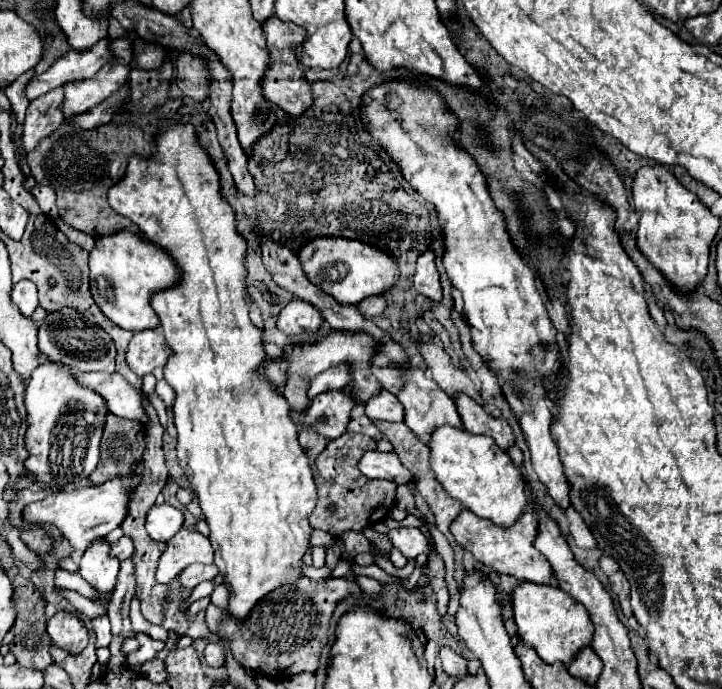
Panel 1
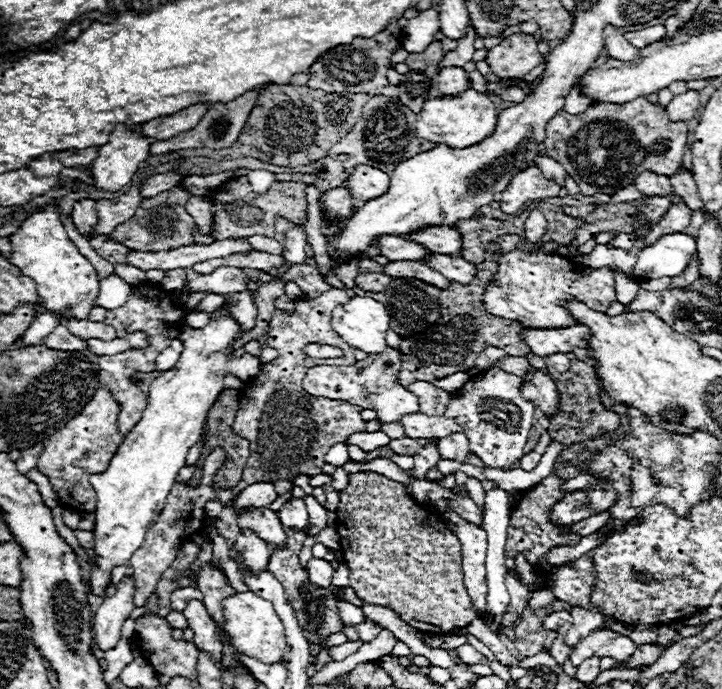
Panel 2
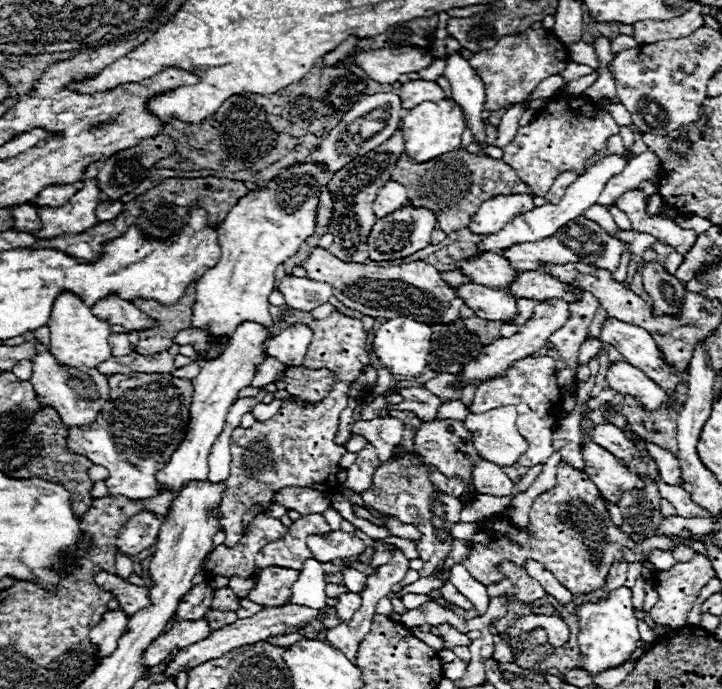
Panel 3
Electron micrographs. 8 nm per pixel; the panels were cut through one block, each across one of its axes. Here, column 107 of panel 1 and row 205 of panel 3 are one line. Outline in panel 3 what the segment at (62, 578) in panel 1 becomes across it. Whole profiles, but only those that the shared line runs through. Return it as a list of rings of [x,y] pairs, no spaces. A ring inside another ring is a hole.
[[[594,204],[592,208],[584,210],[584,216],[586,216],[586,218],[594,218],[594,220],[596,220],[598,224],[602,224],[602,228],[606,228],[610,234],[618,230],[618,226],[614,224],[614,220],[612,220],[610,212],[608,212],[604,206],[598,206],[598,204]]]

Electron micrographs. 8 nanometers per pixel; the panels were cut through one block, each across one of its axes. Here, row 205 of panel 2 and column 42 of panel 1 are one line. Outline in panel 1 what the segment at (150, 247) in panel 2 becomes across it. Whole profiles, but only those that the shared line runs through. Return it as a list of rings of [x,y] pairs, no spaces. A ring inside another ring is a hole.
[[[106,124],[98,130],[74,130],[74,134],[62,134],[62,126],[44,138],[30,154],[30,174],[42,186],[56,190],[56,206],[60,218],[94,238],[116,234],[118,230],[132,230],[140,240],[148,242],[134,222],[114,212],[106,200],[108,190],[126,176],[126,166],[132,156],[148,158],[154,152],[154,144],[148,142],[142,130],[134,124]]]

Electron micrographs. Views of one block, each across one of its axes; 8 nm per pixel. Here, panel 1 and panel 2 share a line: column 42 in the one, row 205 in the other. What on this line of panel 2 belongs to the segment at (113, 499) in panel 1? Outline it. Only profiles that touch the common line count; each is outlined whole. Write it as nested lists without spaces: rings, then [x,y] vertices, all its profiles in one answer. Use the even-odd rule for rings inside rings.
[[[530,166],[522,172],[518,172],[506,190],[500,196],[500,210],[504,214],[514,214],[524,208],[530,200],[542,200],[542,198],[556,198],[560,194],[560,186],[554,180],[546,180],[540,172],[540,168]]]

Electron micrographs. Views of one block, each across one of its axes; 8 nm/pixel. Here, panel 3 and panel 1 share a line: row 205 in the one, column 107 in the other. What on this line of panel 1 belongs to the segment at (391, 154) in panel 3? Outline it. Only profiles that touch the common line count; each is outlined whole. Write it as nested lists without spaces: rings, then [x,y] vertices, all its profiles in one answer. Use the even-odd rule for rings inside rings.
[[[66,308],[50,312],[38,324],[38,348],[44,356],[48,356],[50,362],[58,362],[72,370],[114,372],[116,348],[114,348],[112,338],[102,328],[86,328],[86,326],[82,328],[78,320],[72,320],[72,310],[66,310]]]

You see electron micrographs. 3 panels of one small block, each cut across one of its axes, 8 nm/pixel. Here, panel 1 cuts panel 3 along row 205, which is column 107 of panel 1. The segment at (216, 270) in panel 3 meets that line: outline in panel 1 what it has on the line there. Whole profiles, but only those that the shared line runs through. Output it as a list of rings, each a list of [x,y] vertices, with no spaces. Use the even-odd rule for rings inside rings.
[[[124,230],[96,238],[96,246],[90,252],[90,292],[94,302],[108,320],[128,332],[142,332],[146,328],[156,330],[158,316],[150,306],[156,292],[174,288],[182,280],[182,270],[162,248],[142,242],[134,232]]]

